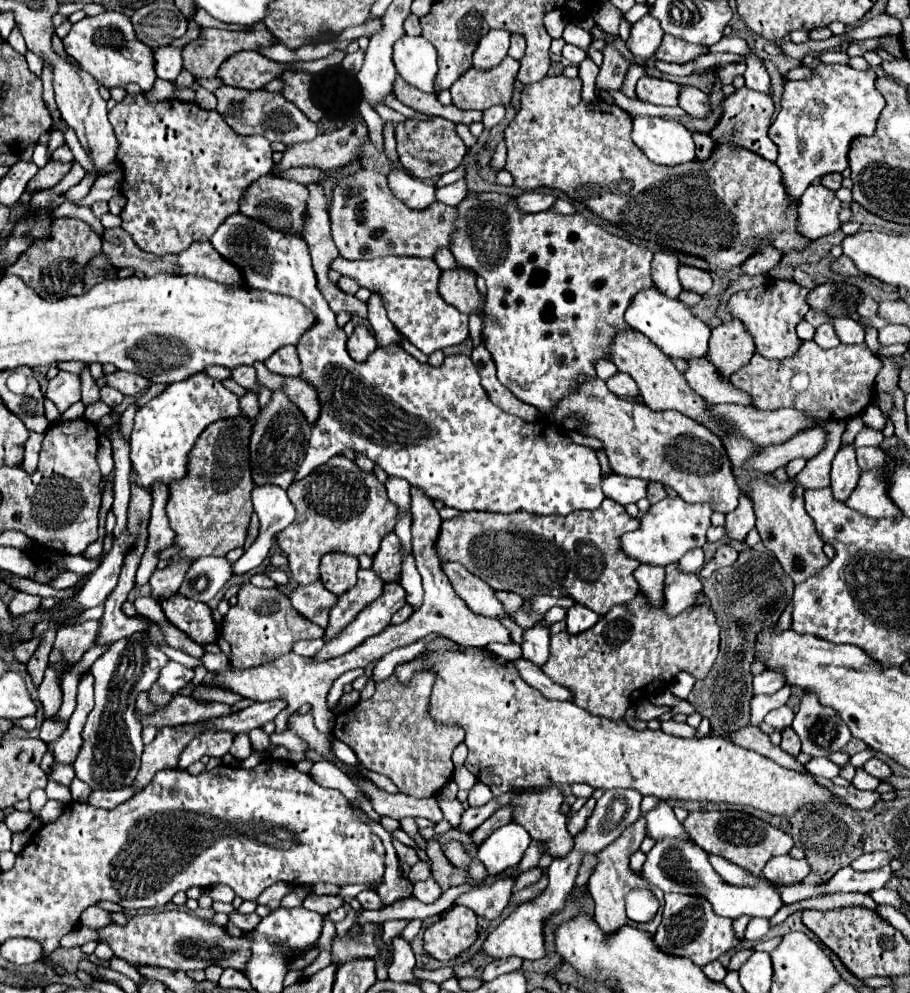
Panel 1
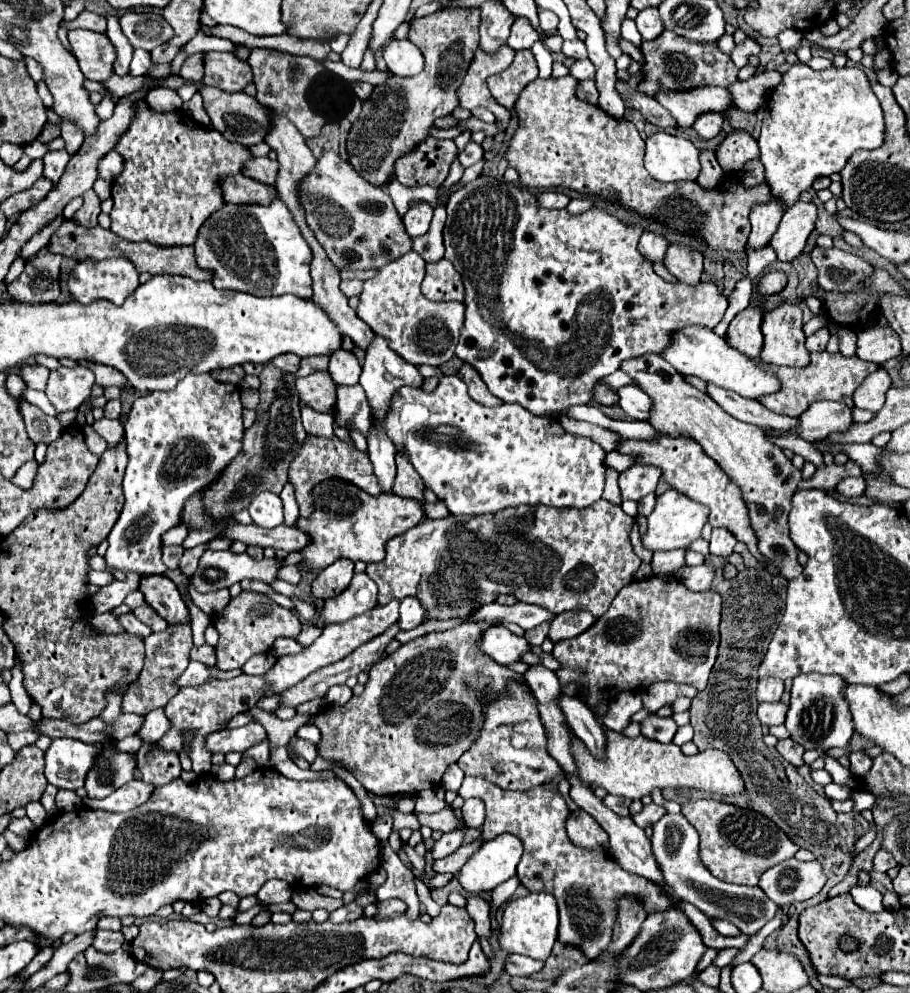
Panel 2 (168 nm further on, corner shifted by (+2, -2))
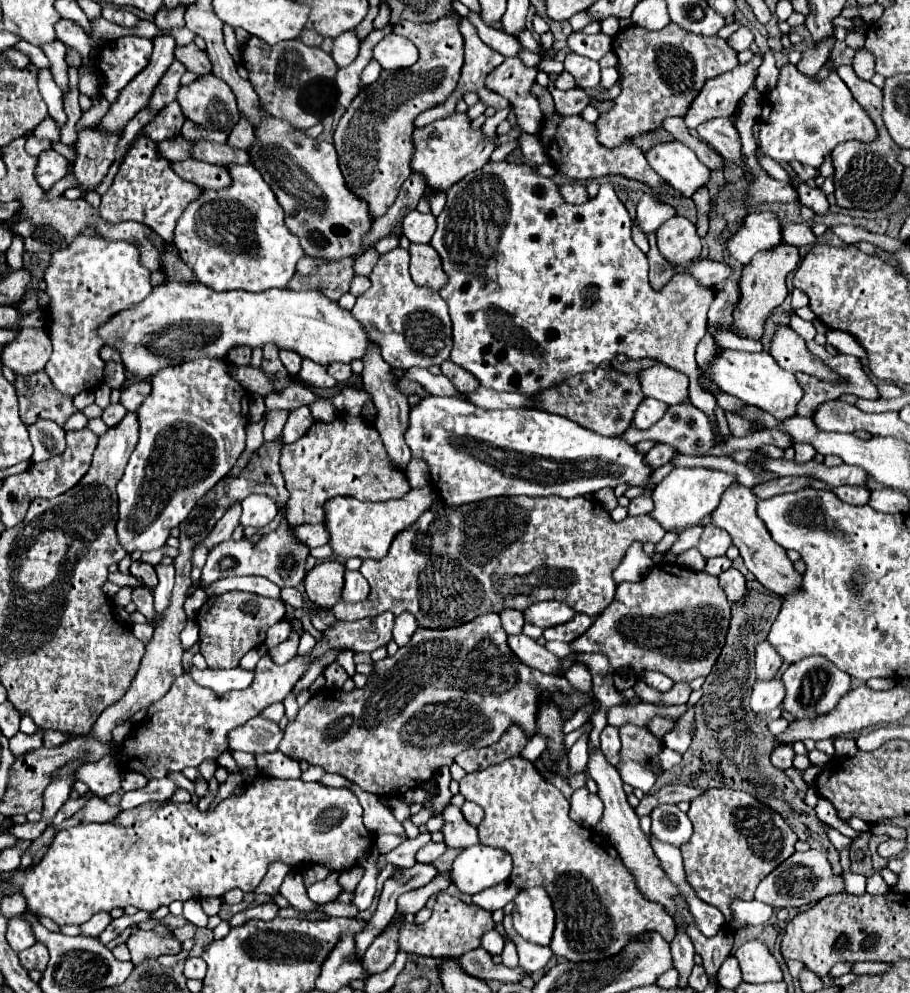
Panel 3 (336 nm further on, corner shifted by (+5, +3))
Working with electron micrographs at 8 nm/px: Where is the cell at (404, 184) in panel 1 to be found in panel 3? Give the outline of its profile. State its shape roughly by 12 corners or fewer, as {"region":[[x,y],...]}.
{"region":[[412,209],[402,231],[412,243],[428,243],[436,217]]}

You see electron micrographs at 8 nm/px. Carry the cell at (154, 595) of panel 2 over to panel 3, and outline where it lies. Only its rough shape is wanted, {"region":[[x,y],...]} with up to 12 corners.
{"region":[[134,561],[130,567],[148,589],[158,585],[156,571],[148,563]]}

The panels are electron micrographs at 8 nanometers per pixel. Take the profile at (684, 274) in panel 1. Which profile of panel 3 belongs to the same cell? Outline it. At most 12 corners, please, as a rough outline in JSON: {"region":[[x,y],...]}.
{"region":[[676,215],[658,229],[660,253],[678,267],[700,257],[696,225]]}

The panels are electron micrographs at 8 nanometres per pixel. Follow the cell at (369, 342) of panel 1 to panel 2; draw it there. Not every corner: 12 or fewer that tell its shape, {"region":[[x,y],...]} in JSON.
{"region":[[337,350],[329,374],[339,386],[353,386],[361,366],[353,352]]}

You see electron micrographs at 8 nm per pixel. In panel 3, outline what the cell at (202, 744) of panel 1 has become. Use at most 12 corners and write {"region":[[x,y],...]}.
{"region":[[254,717],[230,731],[230,749],[278,751],[278,723]]}

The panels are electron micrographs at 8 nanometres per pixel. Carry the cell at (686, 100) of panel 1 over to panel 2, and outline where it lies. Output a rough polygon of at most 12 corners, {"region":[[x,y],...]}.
{"region":[[703,114],[695,122],[701,138],[709,140],[721,132],[721,114]]}

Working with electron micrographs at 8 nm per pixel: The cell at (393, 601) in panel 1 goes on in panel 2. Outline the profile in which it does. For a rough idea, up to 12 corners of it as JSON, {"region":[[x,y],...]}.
{"region":[[399,602],[327,624],[263,676],[179,688],[157,742],[181,752],[191,732],[195,774],[211,770],[205,738],[351,654],[399,618]]}

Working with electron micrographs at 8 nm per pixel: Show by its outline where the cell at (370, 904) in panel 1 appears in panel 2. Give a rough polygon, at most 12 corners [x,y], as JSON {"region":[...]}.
{"region":[[403,900],[379,902],[379,916],[397,916],[407,910]]}

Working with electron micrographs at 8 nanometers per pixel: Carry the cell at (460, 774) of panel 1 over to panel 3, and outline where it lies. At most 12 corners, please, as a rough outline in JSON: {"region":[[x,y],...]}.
{"region":[[532,761],[468,773],[482,845],[554,903],[554,955],[676,925]]}

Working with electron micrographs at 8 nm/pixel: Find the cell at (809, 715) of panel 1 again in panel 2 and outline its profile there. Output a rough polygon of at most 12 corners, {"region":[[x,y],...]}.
{"region":[[819,672],[791,686],[785,726],[805,750],[853,736],[847,682]]}

